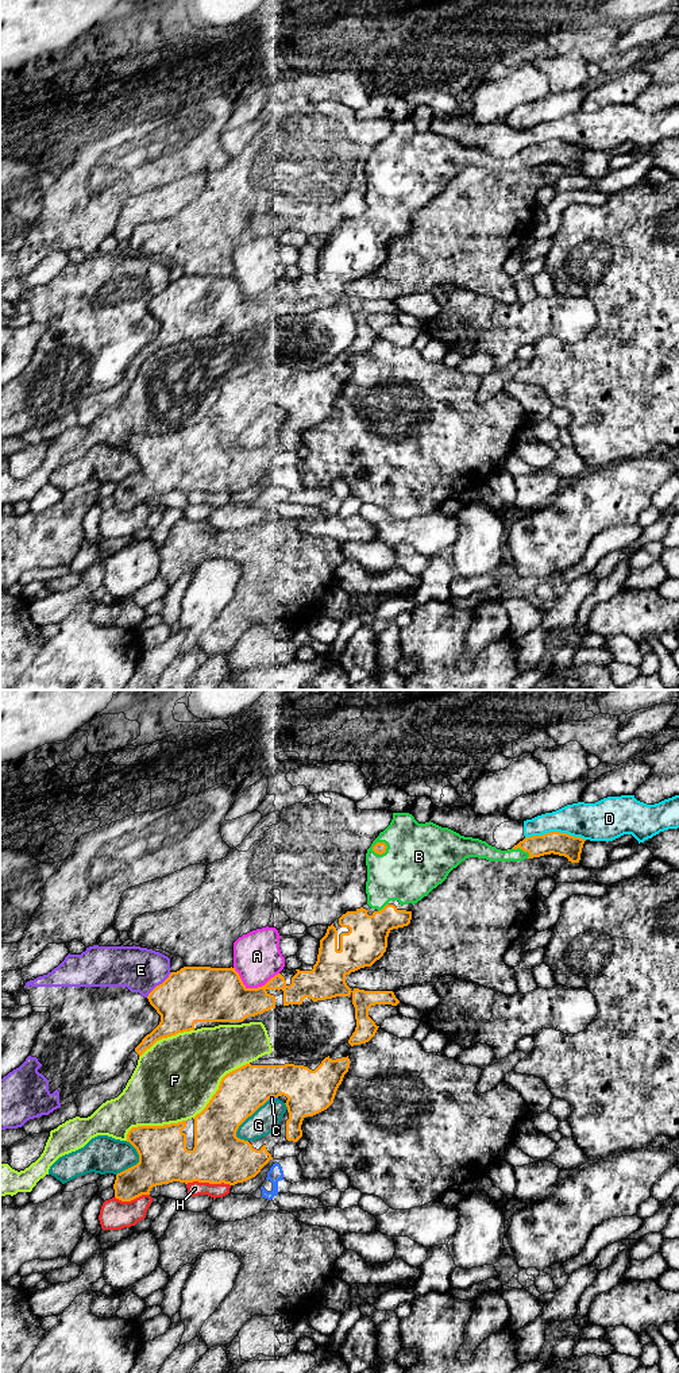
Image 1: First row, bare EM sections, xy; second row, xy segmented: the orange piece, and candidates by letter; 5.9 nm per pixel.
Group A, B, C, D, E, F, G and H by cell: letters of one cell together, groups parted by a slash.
A / B / C G / D / E / F / H

